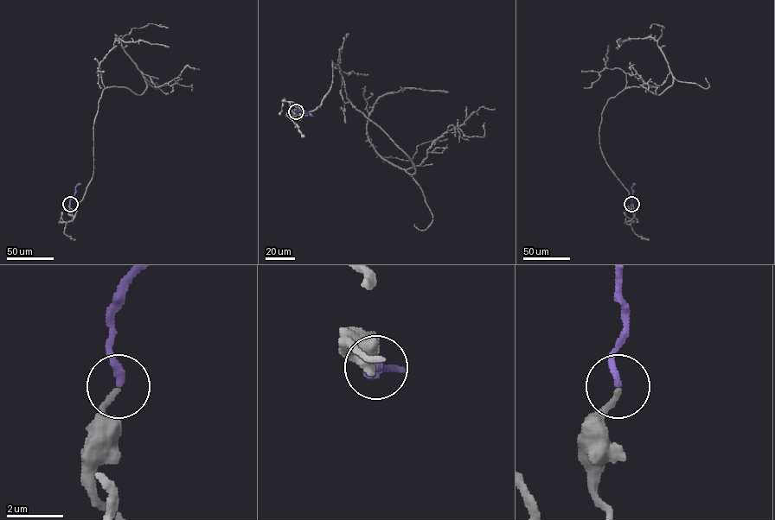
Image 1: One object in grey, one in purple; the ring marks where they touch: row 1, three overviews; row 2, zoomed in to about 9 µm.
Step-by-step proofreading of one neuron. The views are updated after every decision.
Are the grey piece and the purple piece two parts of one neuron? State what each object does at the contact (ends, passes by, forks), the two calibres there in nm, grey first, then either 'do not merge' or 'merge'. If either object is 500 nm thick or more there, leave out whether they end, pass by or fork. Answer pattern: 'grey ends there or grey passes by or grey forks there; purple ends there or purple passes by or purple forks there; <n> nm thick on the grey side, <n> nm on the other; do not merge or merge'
grey ends there; purple ends there; 200 nm thick on the grey side, 240 nm on the other; merge

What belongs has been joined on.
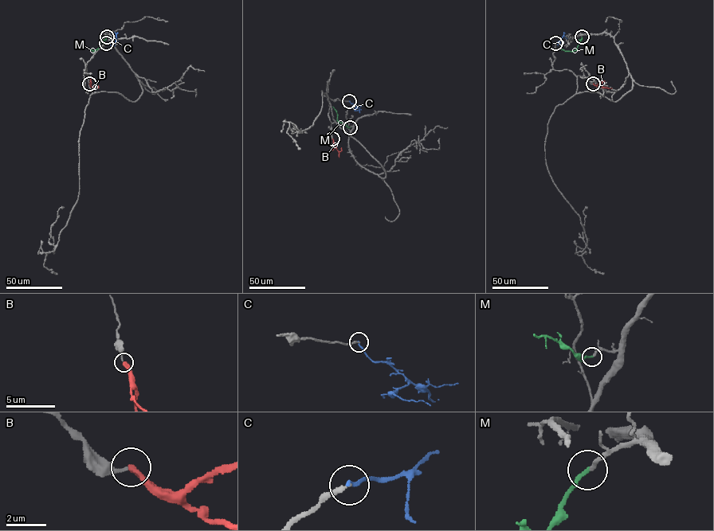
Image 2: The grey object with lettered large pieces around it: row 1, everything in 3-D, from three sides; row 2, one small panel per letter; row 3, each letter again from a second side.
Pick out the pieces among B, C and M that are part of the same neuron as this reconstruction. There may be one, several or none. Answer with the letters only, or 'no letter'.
M

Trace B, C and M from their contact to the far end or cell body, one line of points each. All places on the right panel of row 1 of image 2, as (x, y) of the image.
B: (593, 83), (606, 87), (603, 85)
C: (555, 43), (559, 41), (564, 33)
M: (582, 37), (576, 50), (561, 49)

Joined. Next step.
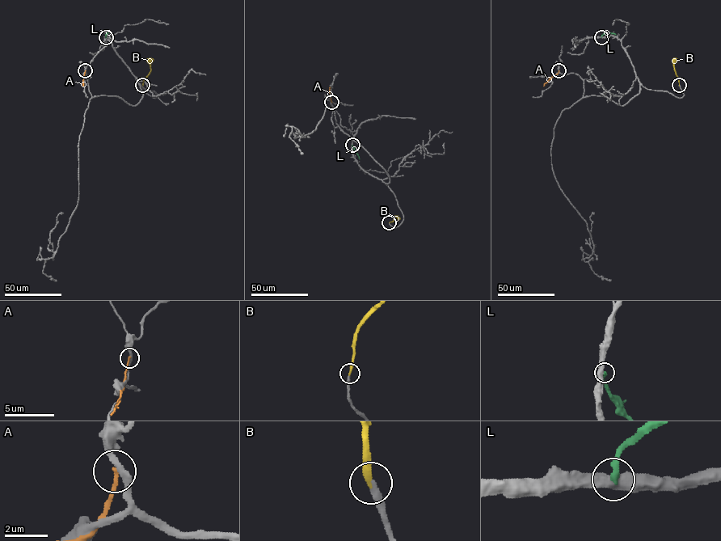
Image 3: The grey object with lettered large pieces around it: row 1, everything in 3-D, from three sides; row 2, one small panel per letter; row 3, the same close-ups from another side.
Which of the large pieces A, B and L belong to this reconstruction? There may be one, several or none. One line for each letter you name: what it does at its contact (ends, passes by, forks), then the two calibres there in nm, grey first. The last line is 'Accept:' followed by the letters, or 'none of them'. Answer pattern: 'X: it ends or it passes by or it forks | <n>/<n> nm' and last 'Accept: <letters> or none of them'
B: it ends | 280/300 nm
Accept: B

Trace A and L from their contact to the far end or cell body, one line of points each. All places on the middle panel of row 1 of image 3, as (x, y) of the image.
A: (331, 102), (330, 86)
L: (352, 145), (360, 159)

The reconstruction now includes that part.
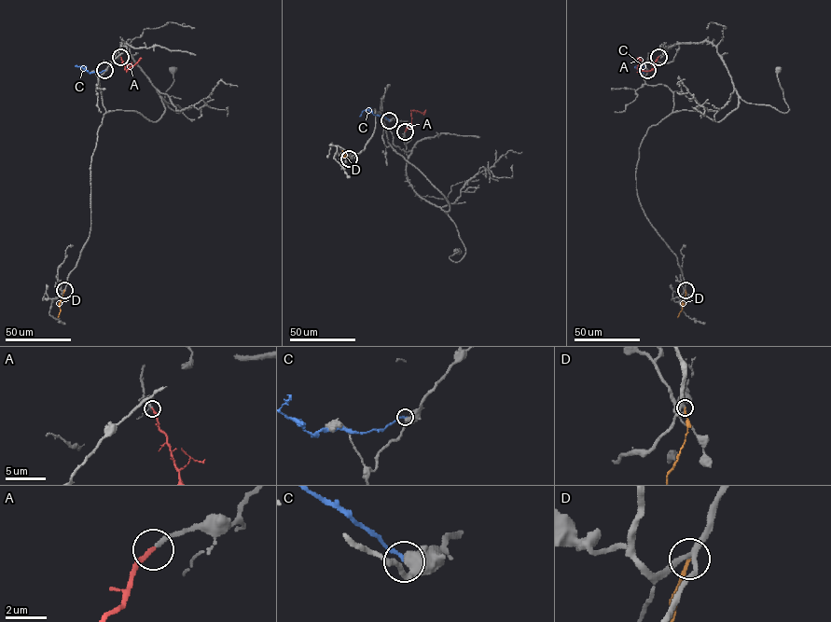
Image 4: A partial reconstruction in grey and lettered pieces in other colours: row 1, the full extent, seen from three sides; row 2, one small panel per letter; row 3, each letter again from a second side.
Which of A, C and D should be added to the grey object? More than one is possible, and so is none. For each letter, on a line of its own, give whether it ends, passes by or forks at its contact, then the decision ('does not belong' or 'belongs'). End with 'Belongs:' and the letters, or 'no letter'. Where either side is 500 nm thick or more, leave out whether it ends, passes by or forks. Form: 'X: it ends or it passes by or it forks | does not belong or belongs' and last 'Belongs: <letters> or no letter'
A: it ends | belongs
C: it ends | does not belong
D: it ends | does not belong
Belongs: A

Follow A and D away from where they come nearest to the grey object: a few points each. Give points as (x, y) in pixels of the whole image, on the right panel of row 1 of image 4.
A: (658, 56), (650, 71), (638, 70), (640, 59), (637, 58)
D: (685, 290), (677, 317)

